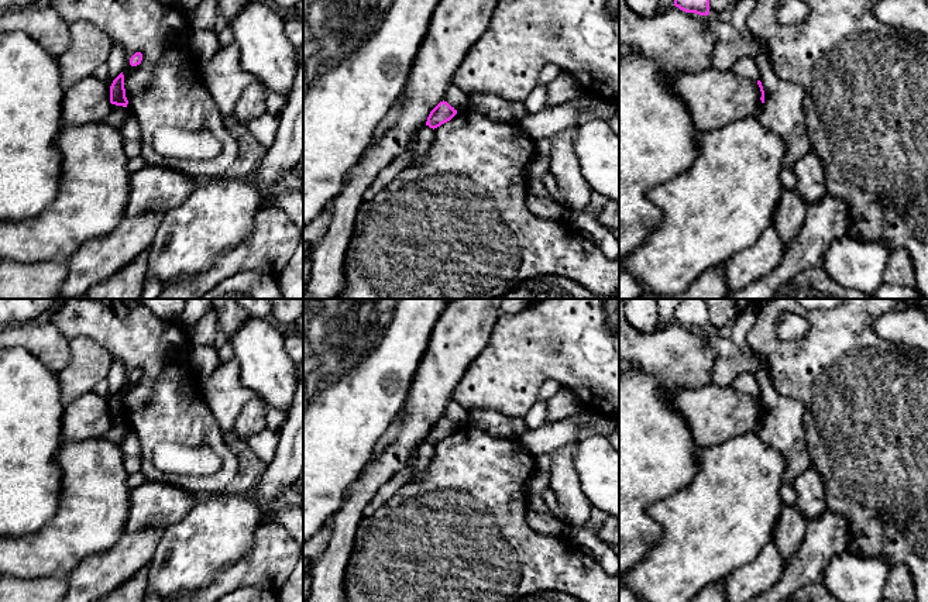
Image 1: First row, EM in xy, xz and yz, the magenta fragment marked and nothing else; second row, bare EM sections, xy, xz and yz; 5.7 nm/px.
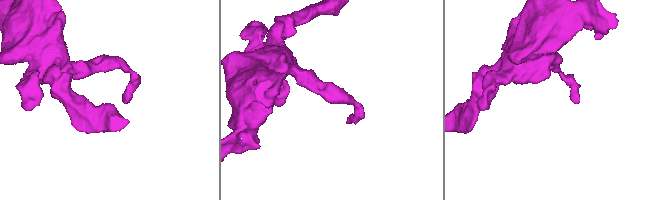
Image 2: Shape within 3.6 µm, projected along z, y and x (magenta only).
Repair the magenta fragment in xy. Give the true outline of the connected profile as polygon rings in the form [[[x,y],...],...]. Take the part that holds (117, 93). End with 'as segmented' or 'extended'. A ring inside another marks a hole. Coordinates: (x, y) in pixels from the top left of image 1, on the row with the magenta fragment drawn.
[[[123,72],[113,80],[110,86],[110,103],[123,107],[127,107],[128,104],[128,100],[126,97]]] | as segmented

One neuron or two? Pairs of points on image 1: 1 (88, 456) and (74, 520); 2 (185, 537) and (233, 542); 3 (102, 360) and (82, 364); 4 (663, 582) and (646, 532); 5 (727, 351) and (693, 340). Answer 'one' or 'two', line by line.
1: one
2: one
3: one
4: two
5: two

